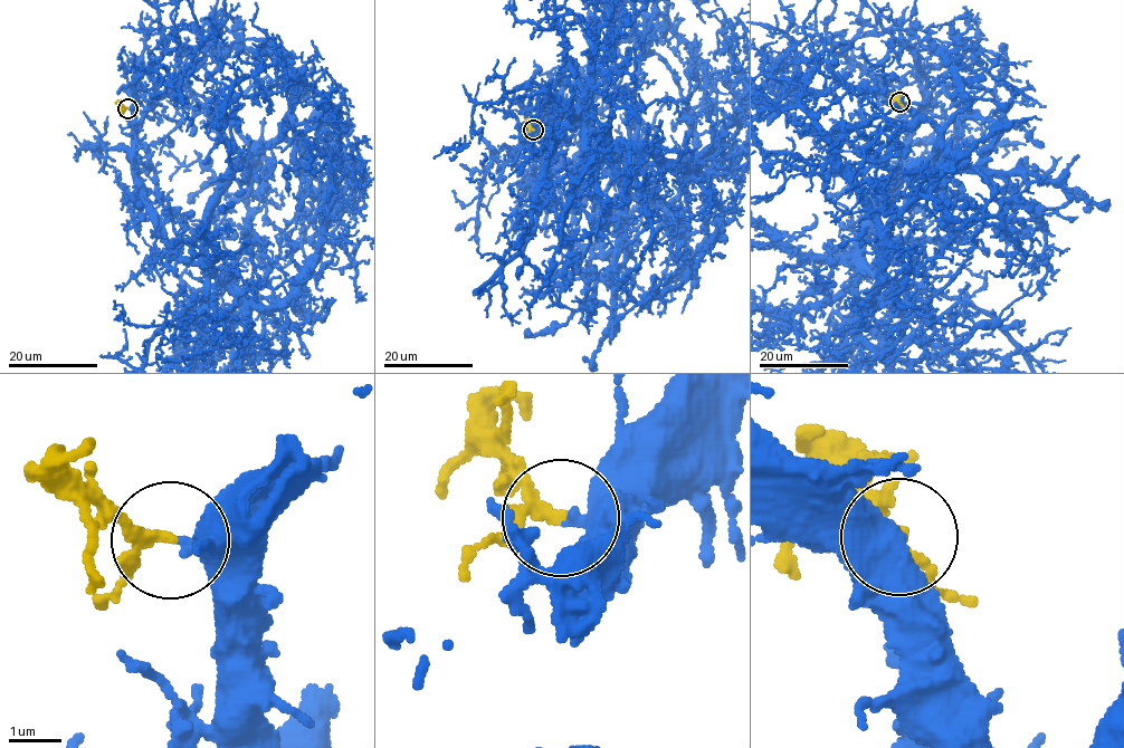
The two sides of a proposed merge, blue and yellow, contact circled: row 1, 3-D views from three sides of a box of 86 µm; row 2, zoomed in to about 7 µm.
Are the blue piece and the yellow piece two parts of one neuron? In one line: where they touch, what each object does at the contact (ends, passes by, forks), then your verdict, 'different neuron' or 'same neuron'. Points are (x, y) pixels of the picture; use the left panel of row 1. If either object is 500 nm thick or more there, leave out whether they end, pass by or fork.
at (127, 108); blue ends there; yellow passes by; same neuron

